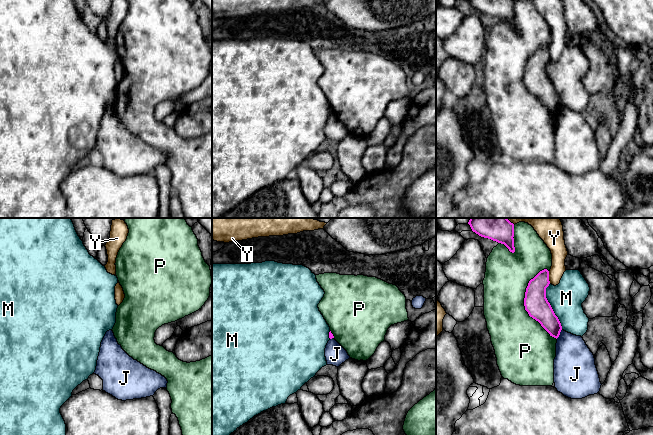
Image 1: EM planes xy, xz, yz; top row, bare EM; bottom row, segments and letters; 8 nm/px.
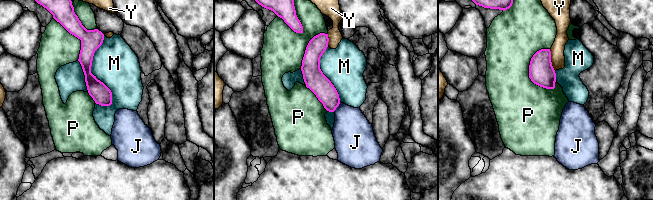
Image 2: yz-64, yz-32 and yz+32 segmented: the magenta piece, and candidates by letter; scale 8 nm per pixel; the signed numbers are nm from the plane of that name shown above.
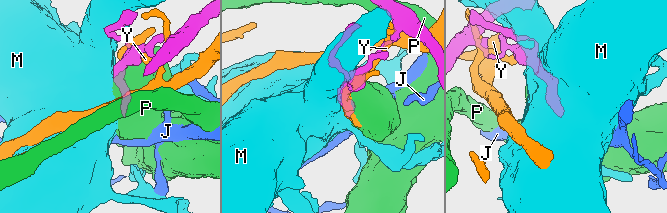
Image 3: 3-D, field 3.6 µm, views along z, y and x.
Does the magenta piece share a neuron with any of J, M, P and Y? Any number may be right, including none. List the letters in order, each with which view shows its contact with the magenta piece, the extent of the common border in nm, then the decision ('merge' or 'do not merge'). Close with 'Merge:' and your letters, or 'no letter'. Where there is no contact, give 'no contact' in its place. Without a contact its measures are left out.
J: yz | 90 nm | do not merge
M: yz | 400 nm | do not merge
P: yz | 600 nm | do not merge
Y: yz | 110 nm | do not merge
Merge: no letter

